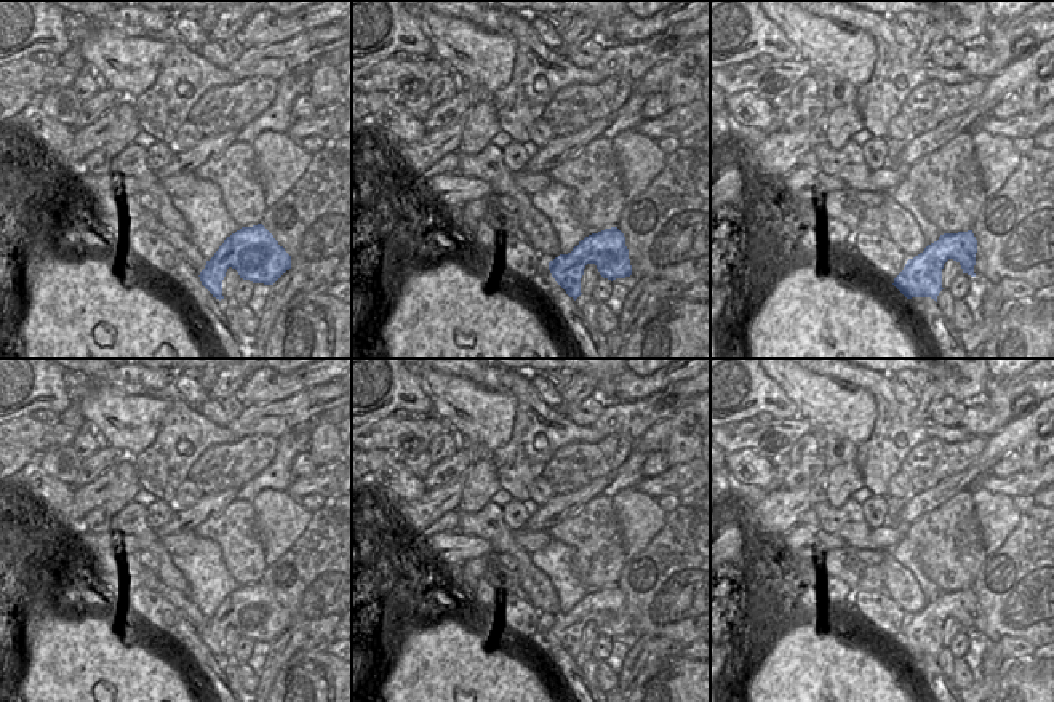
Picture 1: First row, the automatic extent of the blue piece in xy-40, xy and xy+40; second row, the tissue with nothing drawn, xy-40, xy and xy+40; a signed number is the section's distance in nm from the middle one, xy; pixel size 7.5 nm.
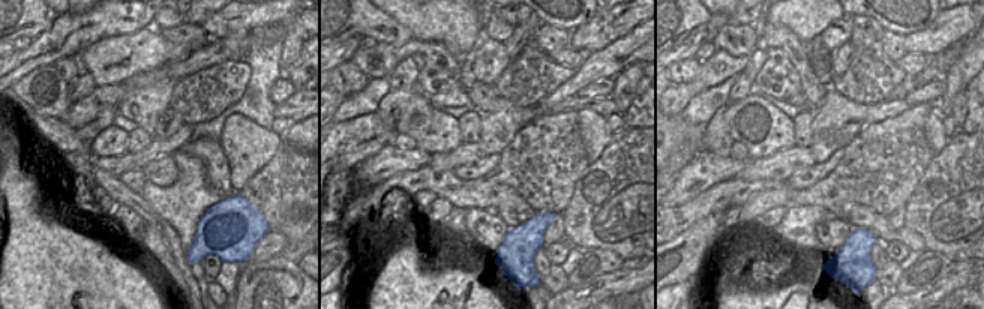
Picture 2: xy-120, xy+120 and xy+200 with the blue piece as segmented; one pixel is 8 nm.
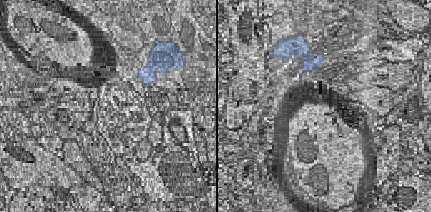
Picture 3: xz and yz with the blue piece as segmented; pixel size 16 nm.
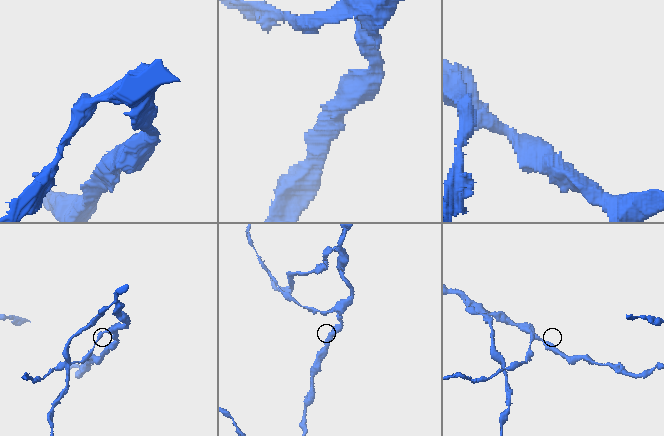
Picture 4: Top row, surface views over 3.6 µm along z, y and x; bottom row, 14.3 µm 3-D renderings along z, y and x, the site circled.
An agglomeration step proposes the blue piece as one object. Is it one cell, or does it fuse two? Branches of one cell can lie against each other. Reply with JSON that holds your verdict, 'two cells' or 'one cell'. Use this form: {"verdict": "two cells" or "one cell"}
{"verdict": "one cell"}

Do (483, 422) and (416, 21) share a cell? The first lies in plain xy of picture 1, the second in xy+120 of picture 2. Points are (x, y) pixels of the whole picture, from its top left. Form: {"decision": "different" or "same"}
{"decision": "same"}

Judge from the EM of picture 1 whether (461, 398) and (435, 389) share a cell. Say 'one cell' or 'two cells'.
one cell

